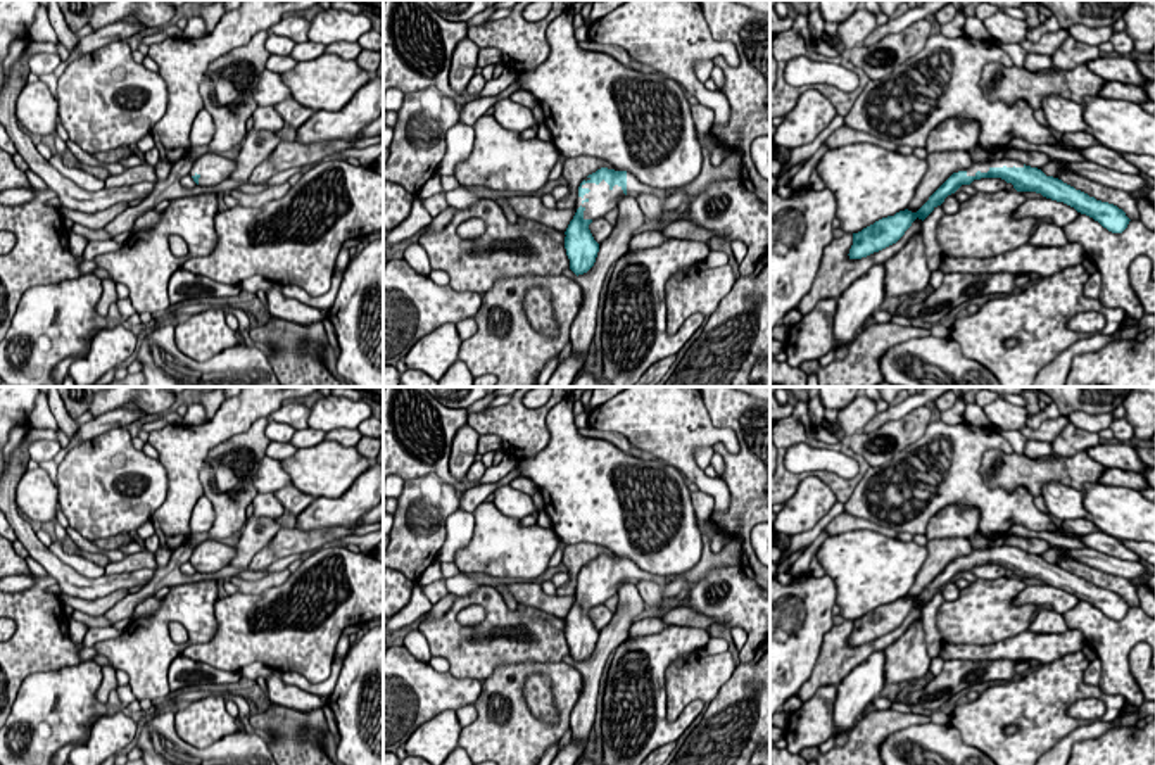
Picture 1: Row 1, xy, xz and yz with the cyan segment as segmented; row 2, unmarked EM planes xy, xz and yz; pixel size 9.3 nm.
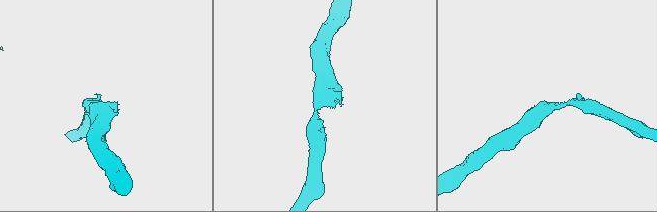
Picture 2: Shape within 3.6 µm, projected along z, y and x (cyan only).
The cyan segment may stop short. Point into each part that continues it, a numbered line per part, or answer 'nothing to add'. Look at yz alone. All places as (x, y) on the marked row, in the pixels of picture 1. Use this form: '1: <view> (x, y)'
1: yz (984, 166)

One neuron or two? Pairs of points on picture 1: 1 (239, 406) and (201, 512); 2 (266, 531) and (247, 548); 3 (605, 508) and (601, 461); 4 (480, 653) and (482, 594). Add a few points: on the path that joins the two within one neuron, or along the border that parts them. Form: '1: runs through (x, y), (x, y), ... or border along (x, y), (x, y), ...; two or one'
1: border along (202, 494), (192, 512), (190, 534); two
2: runs through (261, 534), (252, 543); one
3: runs through (603, 496), (603, 474); one
4: runs through (485, 639), (492, 629), (492, 608); one

